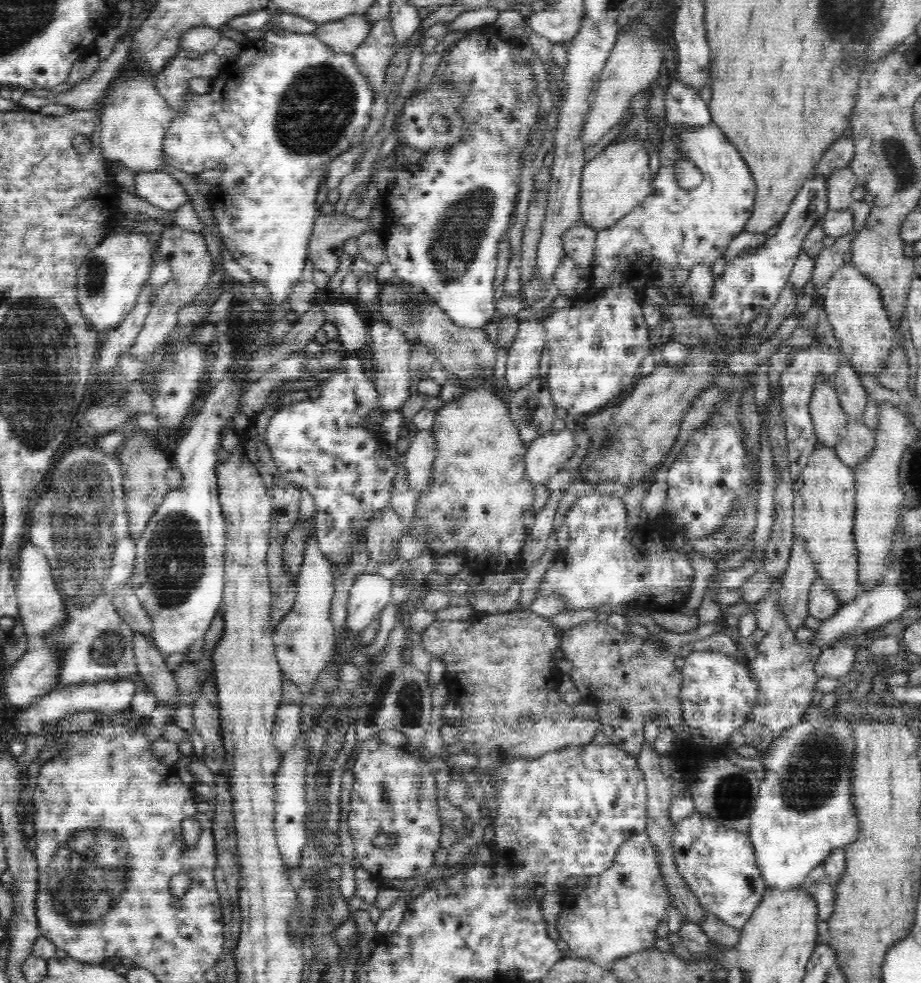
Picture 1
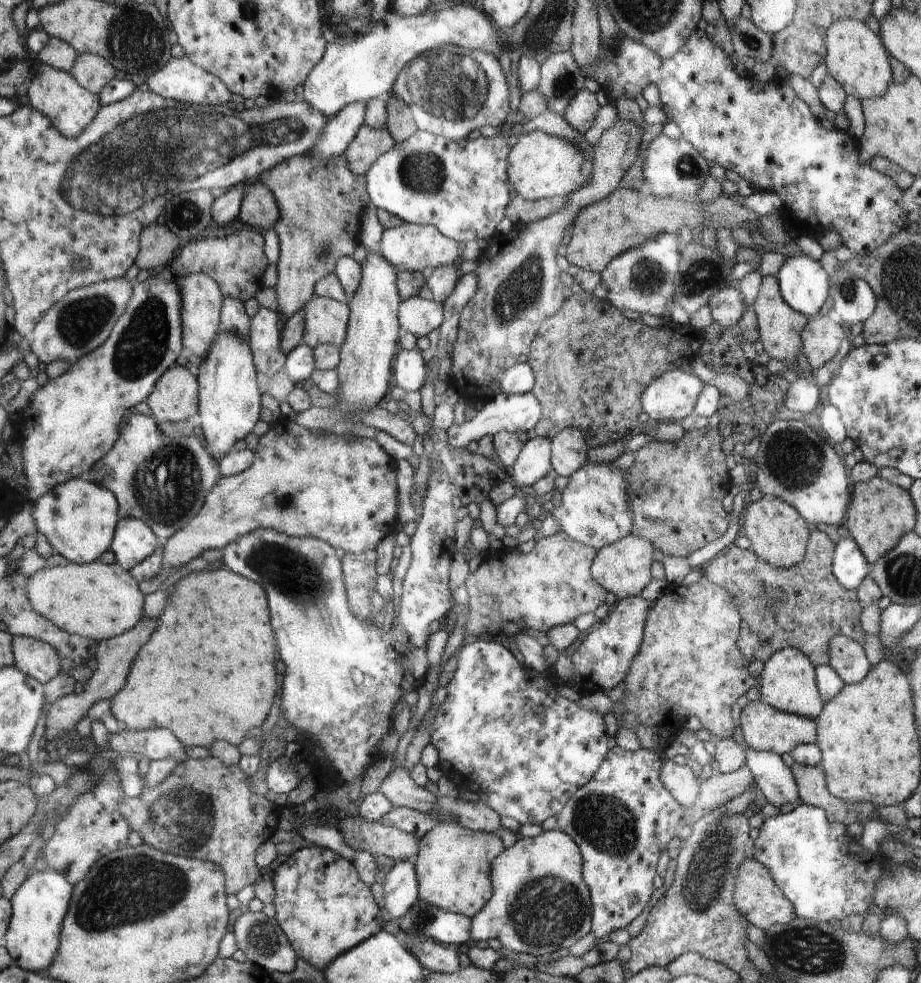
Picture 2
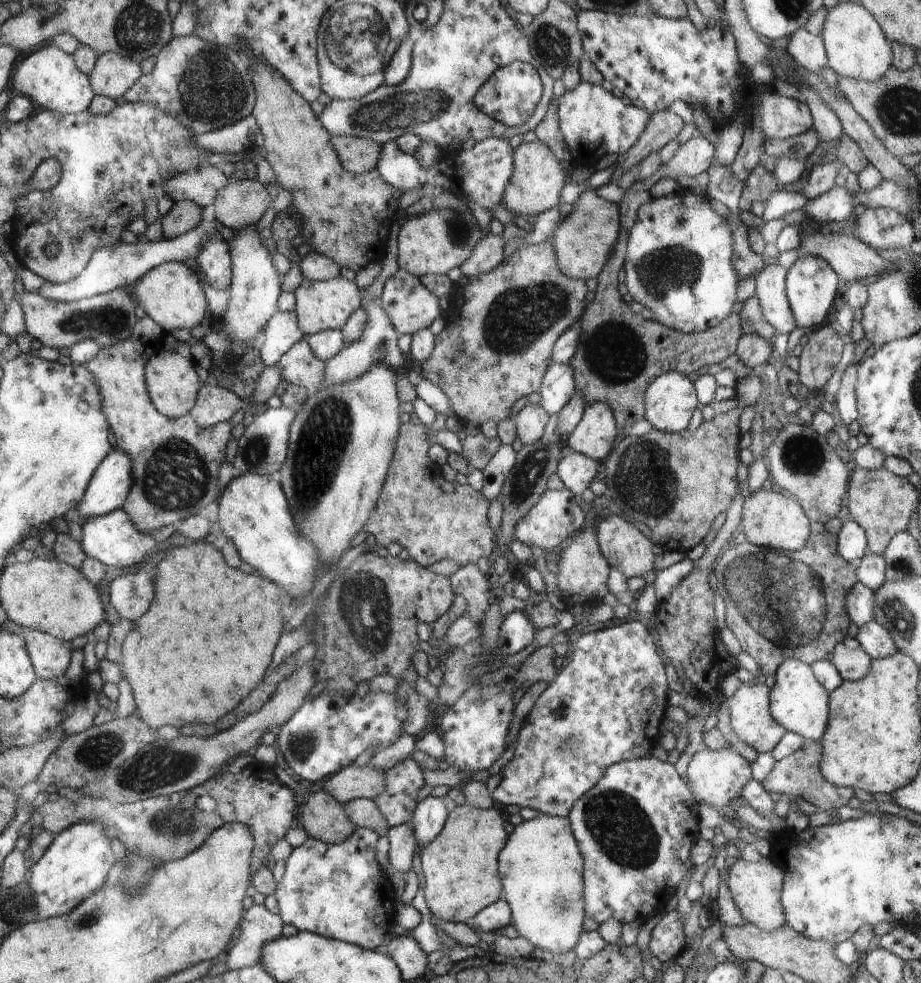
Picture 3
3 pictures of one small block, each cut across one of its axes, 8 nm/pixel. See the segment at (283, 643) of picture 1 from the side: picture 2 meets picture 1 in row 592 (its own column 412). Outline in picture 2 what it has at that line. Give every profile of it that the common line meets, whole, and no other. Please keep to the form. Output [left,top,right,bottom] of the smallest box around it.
[401,295,442,337]

